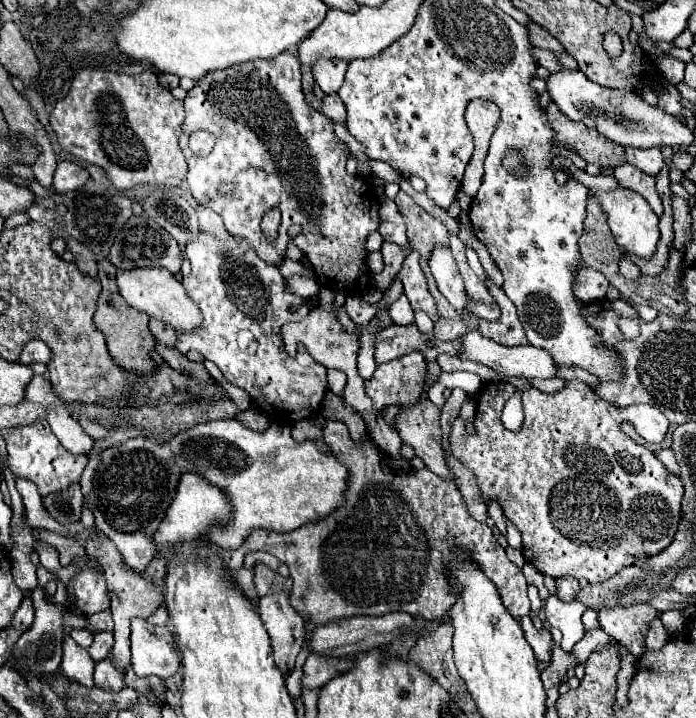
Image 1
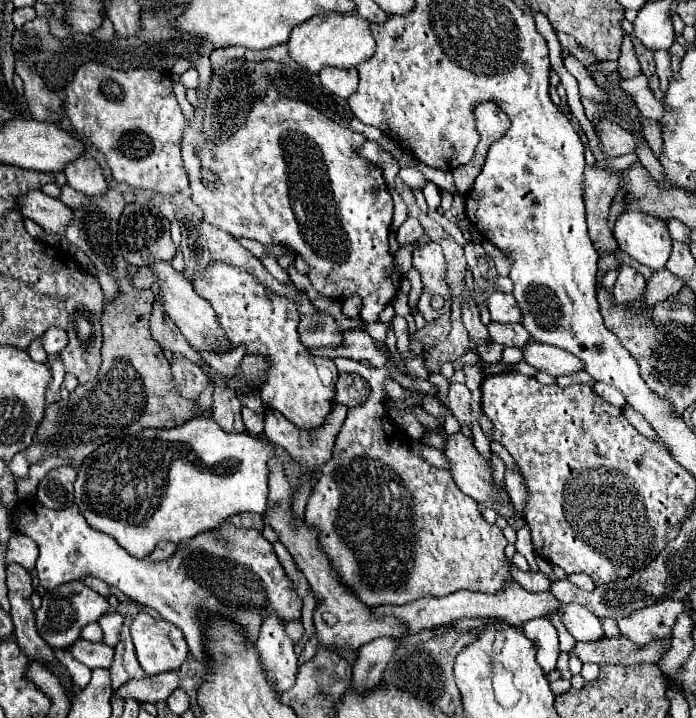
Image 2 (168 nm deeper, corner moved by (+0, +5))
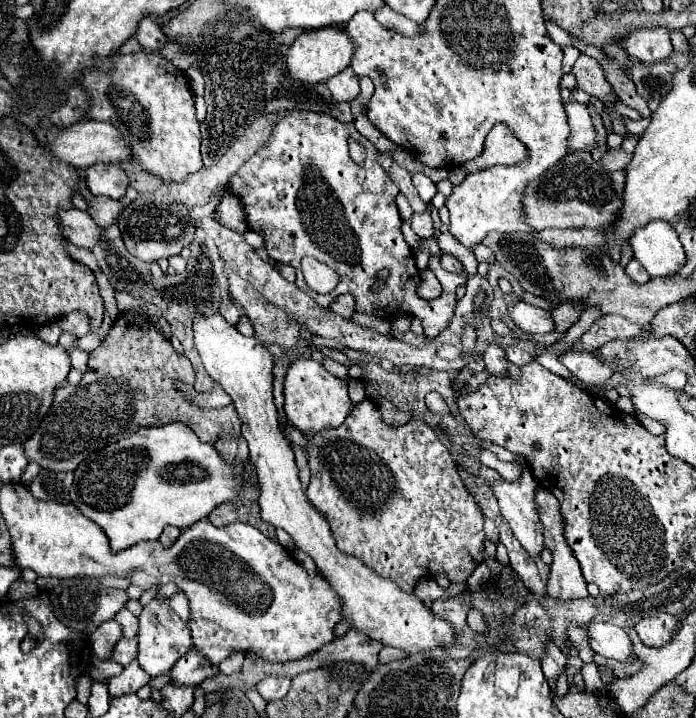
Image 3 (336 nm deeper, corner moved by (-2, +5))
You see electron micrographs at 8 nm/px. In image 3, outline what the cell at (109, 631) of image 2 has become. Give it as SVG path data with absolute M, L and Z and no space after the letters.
M121 609L113 619L121 625L123 637L125 637L125 639L133 639L133 637L135 637L139 625L137 625L137 617L135 617L129 609Z

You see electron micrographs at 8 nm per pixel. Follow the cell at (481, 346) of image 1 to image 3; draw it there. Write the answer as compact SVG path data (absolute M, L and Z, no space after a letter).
M567 351L559 357L559 361L587 385L603 385L613 375L611 369L603 369L603 365L599 365L599 361L585 351Z

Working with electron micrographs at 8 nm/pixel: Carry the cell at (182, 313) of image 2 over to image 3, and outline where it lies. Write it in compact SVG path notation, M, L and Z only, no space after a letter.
M219 313L195 315L193 319L195 349L207 369L207 373L233 397L233 405L243 421L241 435L249 443L249 461L255 465L261 483L261 519L273 527L287 531L301 551L305 551L317 565L321 577L335 589L341 599L341 615L351 623L351 629L363 631L367 637L403 649L407 653L419 653L423 649L441 647L453 643L453 629L443 619L437 619L429 607L425 607L413 593L399 591L397 585L379 577L367 569L359 559L341 553L331 537L325 517L307 501L301 487L295 455L279 433L277 409L273 407L273 357L267 353L257 337L241 335Z

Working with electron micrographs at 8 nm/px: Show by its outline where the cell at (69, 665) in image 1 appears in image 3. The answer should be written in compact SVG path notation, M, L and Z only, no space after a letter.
M121 639L115 643L115 649L111 653L111 659L117 661L119 665L129 665L137 657L137 645L135 639Z

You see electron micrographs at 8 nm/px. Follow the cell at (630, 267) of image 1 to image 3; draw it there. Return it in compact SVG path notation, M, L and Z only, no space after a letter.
M631 259L629 261L629 265L625 267L625 273L631 277L631 281L635 281L635 283L647 283L651 277L649 277L649 273L639 265L639 261L637 259Z

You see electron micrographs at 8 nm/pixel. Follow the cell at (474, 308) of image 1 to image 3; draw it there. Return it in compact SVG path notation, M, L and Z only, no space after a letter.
M515 301L509 309L509 317L515 323L517 329L521 329L523 333L539 333L539 335L547 335L553 331L553 319L551 313L547 313L545 309L533 307L529 303L523 301Z

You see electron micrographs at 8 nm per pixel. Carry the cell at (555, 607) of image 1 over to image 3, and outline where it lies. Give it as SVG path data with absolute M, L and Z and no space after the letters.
M603 621L587 623L587 637L591 649L603 657L611 657L623 663L629 661L629 657L635 657L631 651L629 637L621 627L613 623L603 623Z

